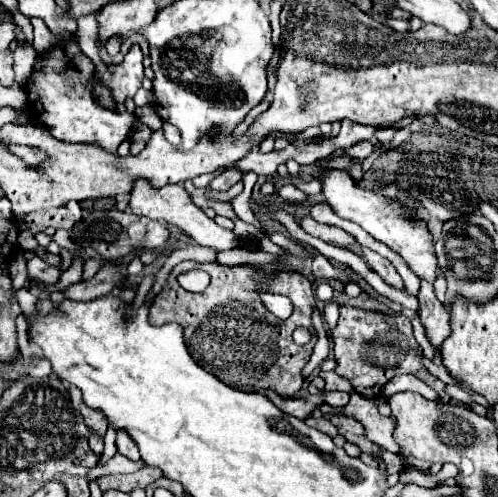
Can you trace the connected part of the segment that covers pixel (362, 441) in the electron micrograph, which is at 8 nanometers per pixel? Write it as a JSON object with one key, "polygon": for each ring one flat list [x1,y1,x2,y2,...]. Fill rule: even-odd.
{"polygon":[[333,415,331,423,337,427,339,435,343,435,349,443,355,443,363,453,369,453,369,455,375,455,377,459,381,459,381,449,365,437,365,429,359,421,355,421,353,417,347,417,347,415]]}

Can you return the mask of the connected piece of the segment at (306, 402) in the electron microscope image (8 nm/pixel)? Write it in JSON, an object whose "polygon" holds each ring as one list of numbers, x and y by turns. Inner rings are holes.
{"polygon":[[265,391,265,395,275,403,275,407,279,407,281,411,299,417,299,419,307,419,311,417,313,409,319,405,317,403,317,395,309,395,309,397,279,397,275,391]]}

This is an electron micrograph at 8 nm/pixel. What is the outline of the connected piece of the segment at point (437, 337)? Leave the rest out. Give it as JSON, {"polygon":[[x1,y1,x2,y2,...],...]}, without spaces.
{"polygon":[[421,281,421,291,419,291,419,317,425,329,425,337,433,347,441,347,445,337,449,337,451,327,449,327,449,313,445,311,443,303,437,301,433,293,433,285,427,281]]}

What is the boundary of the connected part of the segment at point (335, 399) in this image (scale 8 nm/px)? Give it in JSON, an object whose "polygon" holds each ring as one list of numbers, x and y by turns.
{"polygon":[[341,391,323,393,323,403,331,405,331,407,343,407,349,403,349,393,341,393]]}

